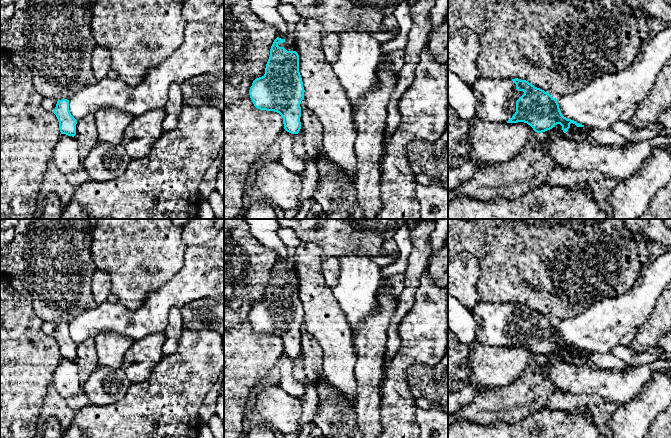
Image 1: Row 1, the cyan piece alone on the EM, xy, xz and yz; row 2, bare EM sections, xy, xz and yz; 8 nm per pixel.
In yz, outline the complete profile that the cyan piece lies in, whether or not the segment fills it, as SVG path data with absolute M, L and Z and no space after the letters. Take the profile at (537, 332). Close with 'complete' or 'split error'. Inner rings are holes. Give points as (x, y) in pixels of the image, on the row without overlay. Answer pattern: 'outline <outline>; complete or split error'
outline M480 301L472 313L476 321L476 339L481 343L524 346L537 357L550 354L557 348L562 350L564 357L571 347L584 351L562 339L556 321L526 304Z; split error

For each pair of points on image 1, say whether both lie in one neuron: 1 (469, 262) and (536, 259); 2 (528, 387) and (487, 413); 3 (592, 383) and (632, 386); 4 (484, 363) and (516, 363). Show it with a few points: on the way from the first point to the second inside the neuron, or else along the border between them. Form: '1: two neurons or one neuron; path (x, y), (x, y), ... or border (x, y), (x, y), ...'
1: two neurons; border (460, 251), (468, 251), (477, 258), (477, 285)
2: one neuron; path (518, 397), (513, 402), (497, 404)
3: one neuron; path (602, 382), (613, 386), (622, 386)
4: one neuron; path (492, 363), (508, 363)

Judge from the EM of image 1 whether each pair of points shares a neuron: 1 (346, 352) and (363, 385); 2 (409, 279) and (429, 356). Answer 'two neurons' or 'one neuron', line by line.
1: two neurons
2: two neurons

